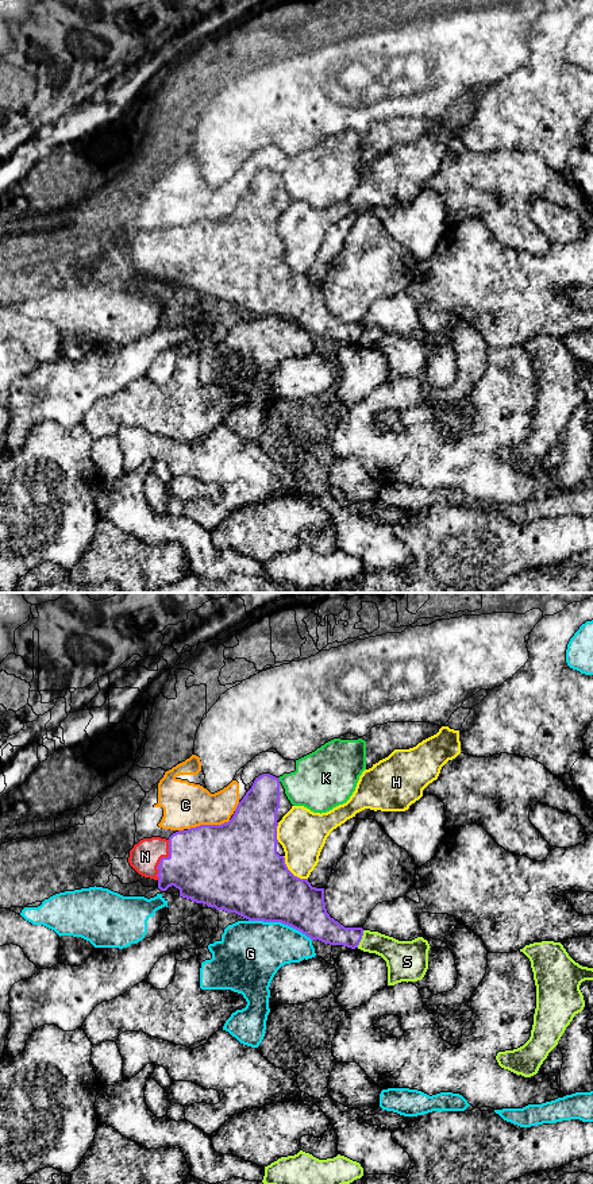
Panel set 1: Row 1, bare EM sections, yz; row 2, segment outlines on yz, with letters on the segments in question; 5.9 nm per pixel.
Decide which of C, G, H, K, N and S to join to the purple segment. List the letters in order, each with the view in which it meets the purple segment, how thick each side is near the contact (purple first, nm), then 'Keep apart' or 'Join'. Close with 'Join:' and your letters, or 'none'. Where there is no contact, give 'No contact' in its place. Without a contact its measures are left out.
C: Touches purple in yz. Thickness 500 nm (purple) against 280 nm. Keep apart
G: Touches purple in yz. Thickness 400 nm (purple) against 380 nm. Keep apart
H: Touches purple in yz. Thickness 440 nm (purple) against 280 nm. Keep apart
K: Touches purple in yz. Thickness 240 nm (purple) against 340 nm. Keep apart
N: Touches purple in yz. Thickness 420 nm (purple) against 180 nm. Join
S: Touches purple in yz. Thickness 160 nm (purple) against 180 nm. Keep apart
Join: N

